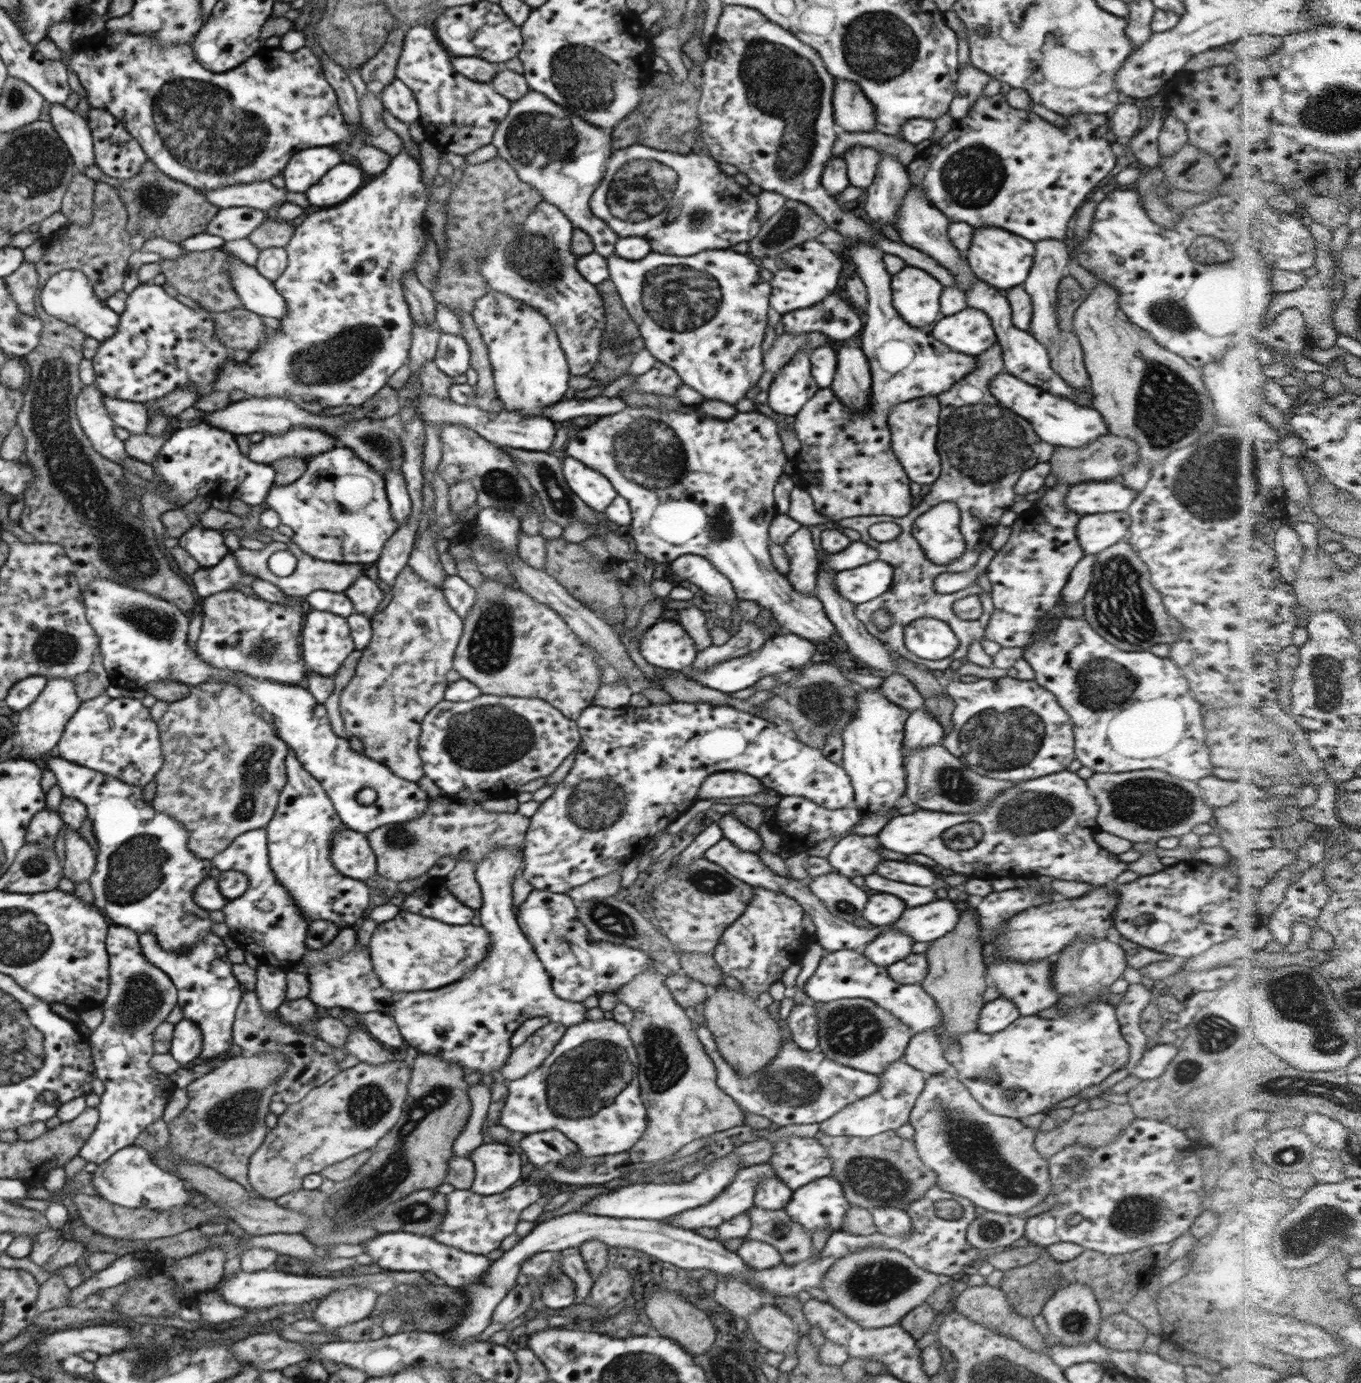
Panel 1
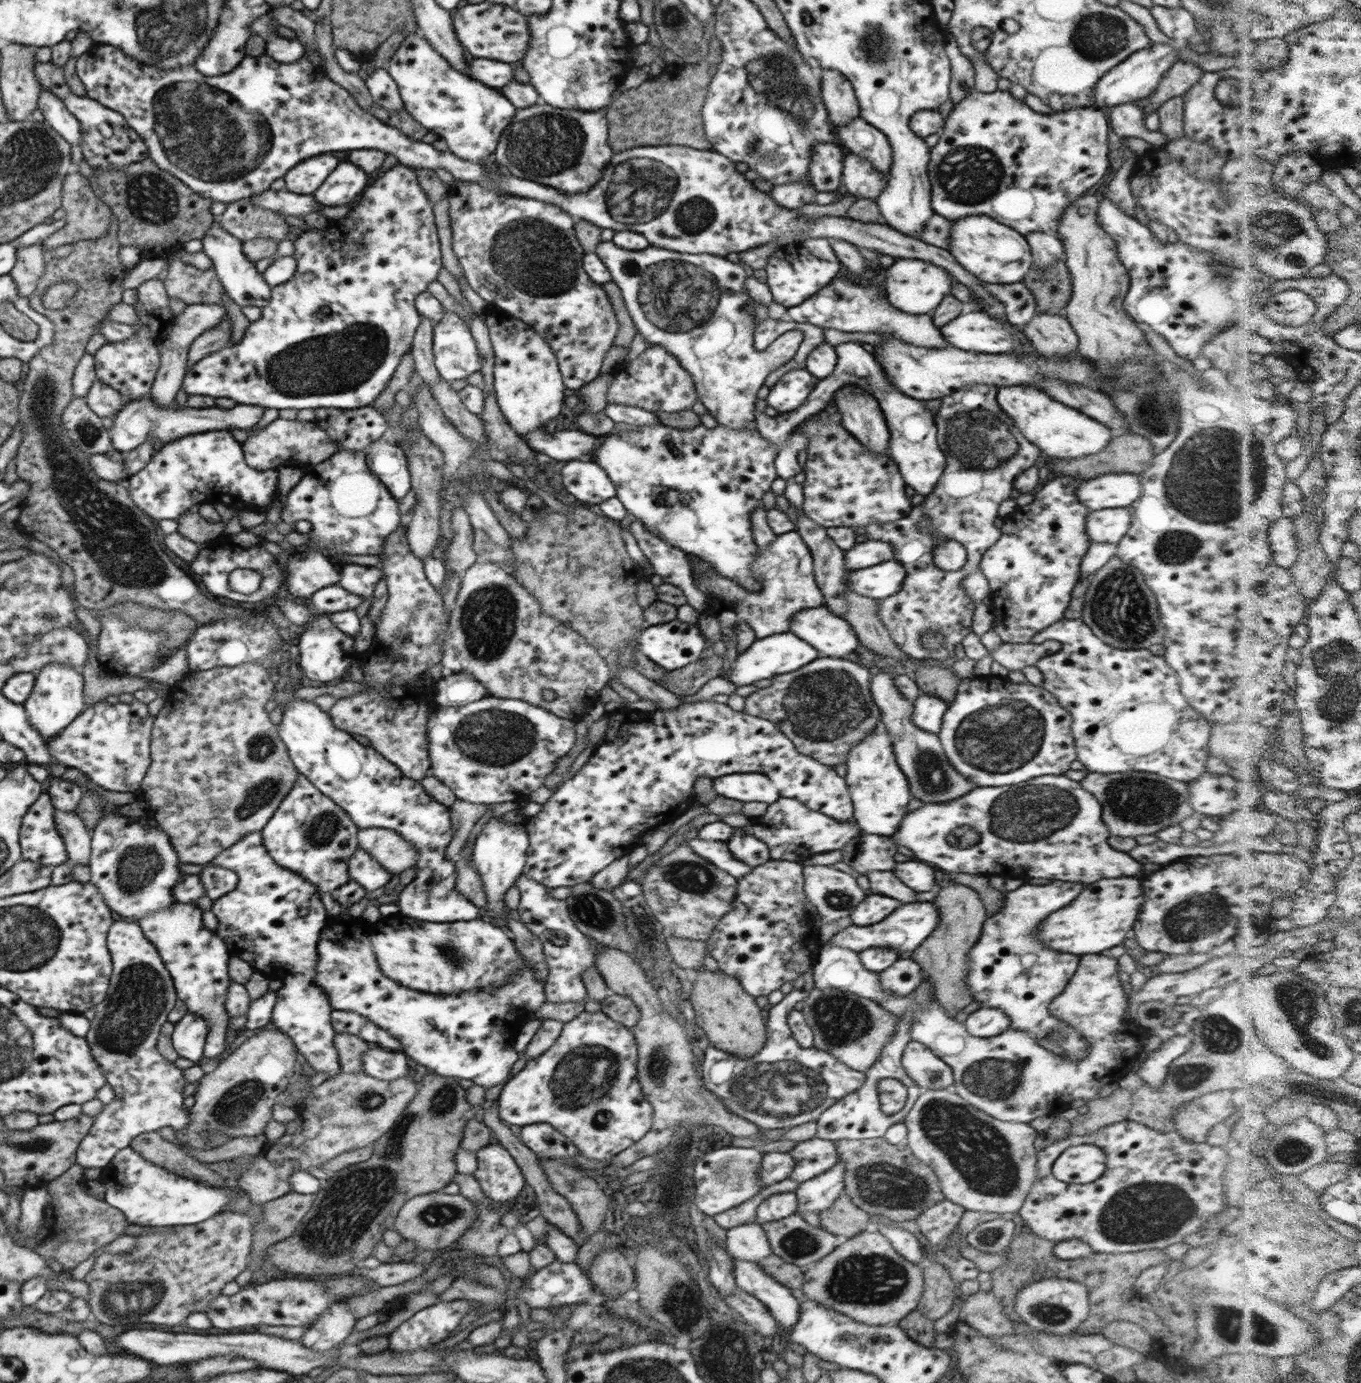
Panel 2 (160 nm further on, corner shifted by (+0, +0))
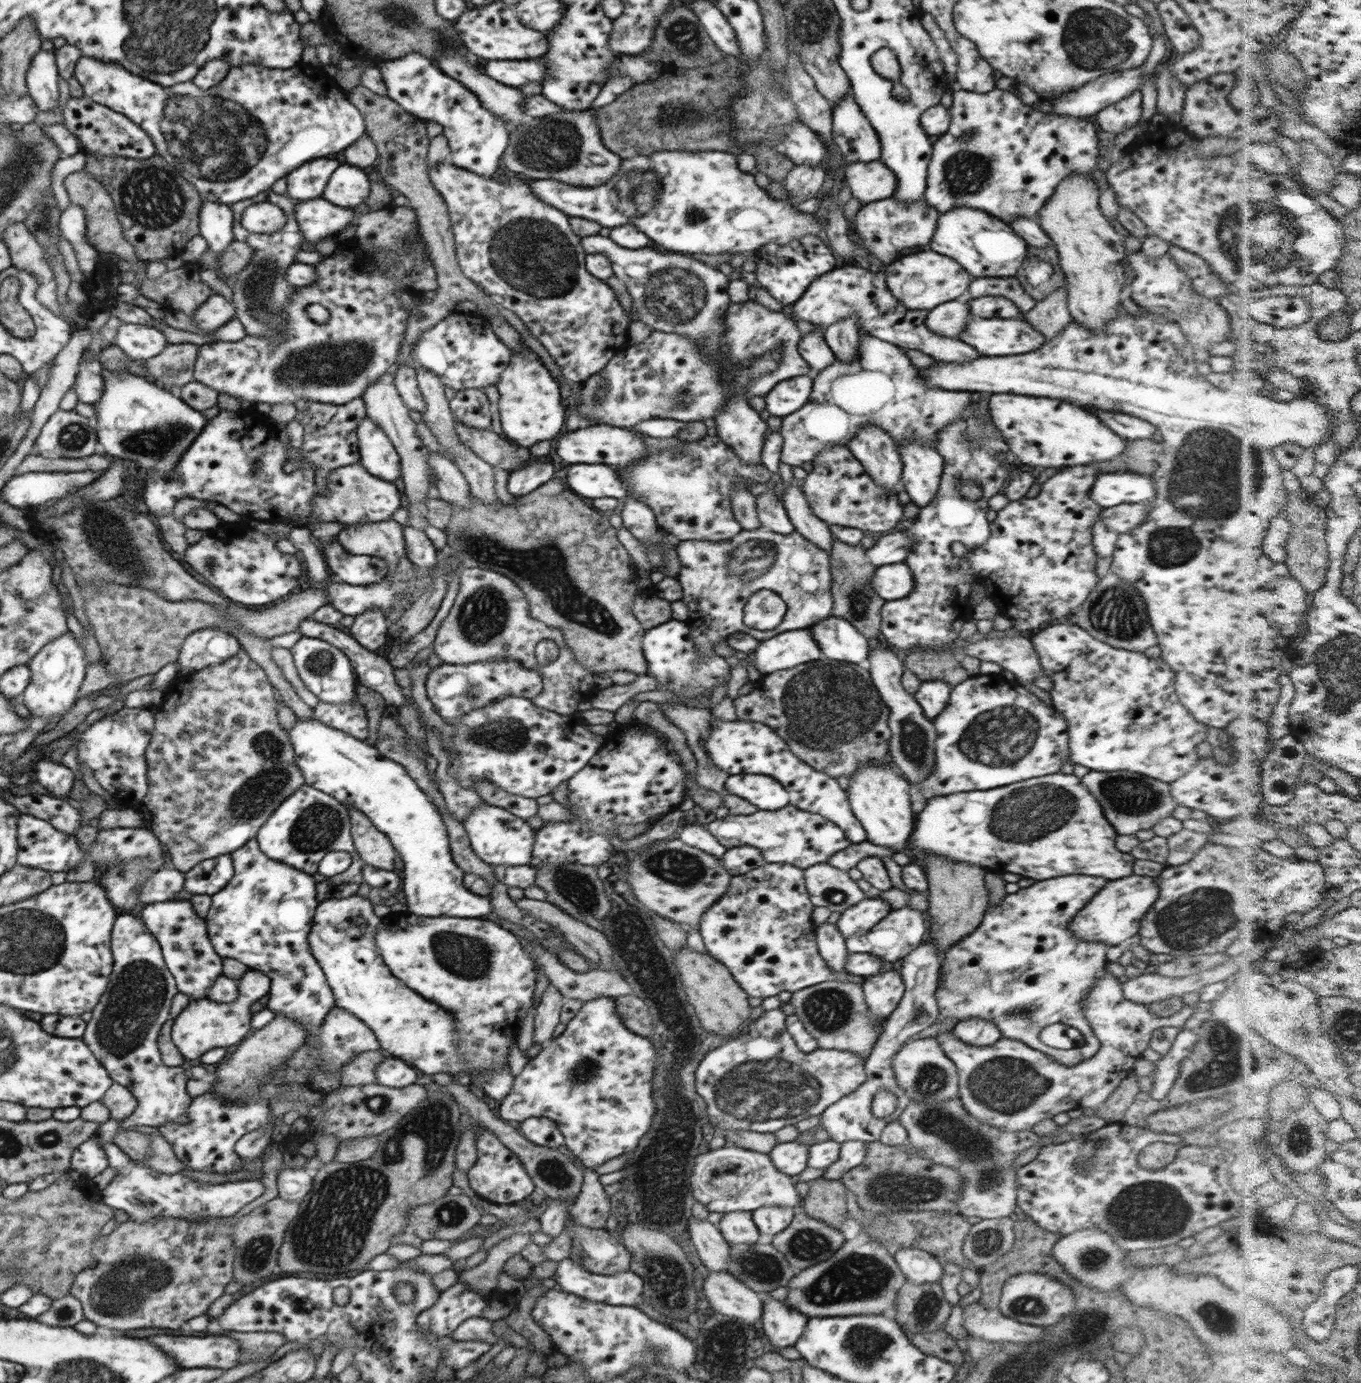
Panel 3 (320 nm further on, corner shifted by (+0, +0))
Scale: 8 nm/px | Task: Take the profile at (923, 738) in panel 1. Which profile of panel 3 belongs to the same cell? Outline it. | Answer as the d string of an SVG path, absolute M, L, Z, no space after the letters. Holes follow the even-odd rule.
M943 680L921 681L919 689L913 695L926 718L933 721L947 707L951 689Z

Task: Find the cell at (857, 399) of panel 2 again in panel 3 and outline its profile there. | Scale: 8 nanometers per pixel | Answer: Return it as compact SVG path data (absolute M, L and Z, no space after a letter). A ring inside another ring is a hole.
M875 424L863 426L847 447L876 484L894 493L901 489L902 457L893 438L883 428Z

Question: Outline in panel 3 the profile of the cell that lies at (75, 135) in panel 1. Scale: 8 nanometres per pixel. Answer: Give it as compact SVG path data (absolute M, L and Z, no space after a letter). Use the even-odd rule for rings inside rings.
M40 50L27 70L28 97L38 110L54 110L59 103L59 74L54 52Z

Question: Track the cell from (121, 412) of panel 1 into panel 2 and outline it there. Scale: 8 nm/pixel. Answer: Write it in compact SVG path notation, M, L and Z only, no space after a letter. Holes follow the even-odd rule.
M100 379L94 380L88 394L85 396L90 410L100 418L114 418L123 407L124 396L111 386L105 385Z

